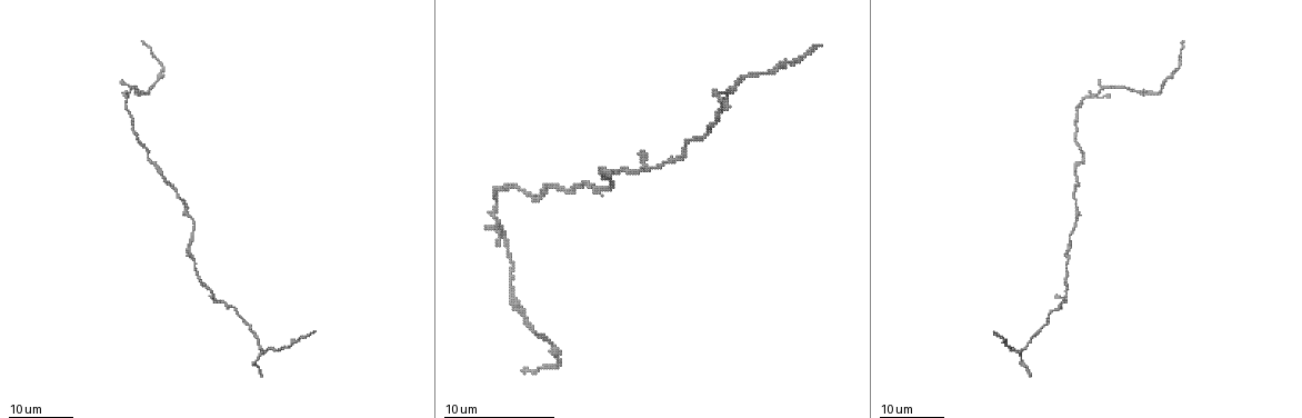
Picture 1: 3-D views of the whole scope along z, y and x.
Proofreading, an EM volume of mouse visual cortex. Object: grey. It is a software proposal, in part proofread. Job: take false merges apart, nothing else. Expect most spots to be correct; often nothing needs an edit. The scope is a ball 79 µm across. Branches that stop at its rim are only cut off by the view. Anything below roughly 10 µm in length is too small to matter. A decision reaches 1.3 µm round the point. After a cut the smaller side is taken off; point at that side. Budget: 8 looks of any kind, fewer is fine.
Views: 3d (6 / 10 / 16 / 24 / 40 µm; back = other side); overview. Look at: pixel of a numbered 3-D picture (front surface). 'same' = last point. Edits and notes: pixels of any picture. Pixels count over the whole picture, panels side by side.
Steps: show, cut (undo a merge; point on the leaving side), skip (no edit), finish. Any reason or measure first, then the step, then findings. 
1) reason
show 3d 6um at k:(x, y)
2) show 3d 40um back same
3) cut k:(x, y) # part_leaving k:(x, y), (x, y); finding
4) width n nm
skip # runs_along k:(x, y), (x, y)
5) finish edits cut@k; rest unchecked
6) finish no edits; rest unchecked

calibre changes
show 3d 24um at 1:(542, 195)

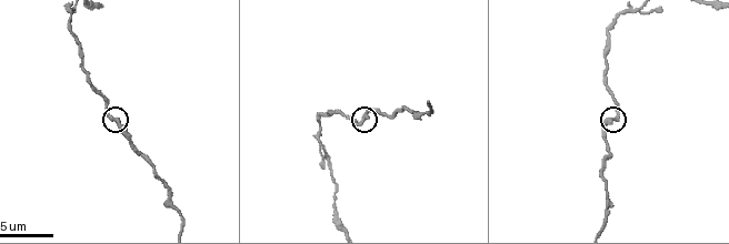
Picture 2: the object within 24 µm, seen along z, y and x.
closer look
show 3d 10um at 2:(365, 119)

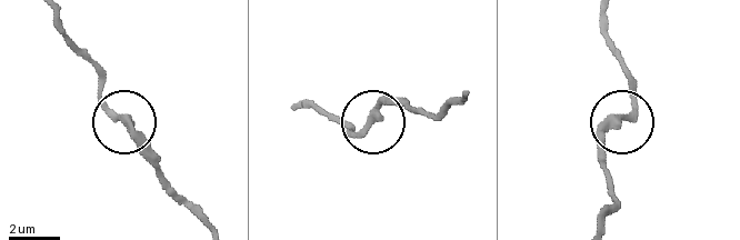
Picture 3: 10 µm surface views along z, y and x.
skip # runs_along 3:(599, 226), (612, 193), (606, 142), (629, 110), (631, 74); all the same cell

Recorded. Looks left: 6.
show 3d 10um at 2:(602, 171)

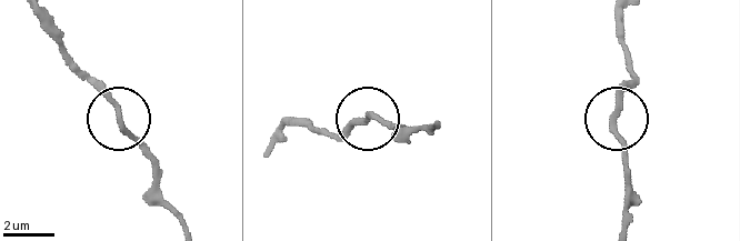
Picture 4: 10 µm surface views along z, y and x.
skip # runs_along 4:(618, 118), (618, 94), (630, 59); one cell here

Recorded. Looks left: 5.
thick turns thin
show 3d 16um at 1:(618, 170)

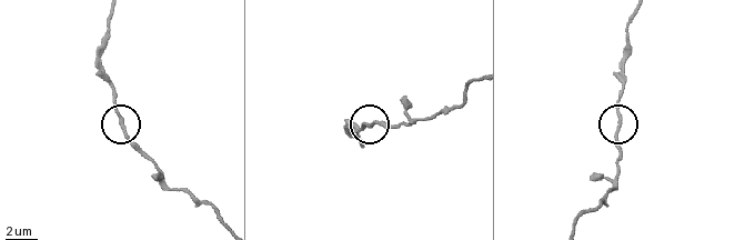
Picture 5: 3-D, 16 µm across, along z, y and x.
show 3d 10um at 5:(373, 126)

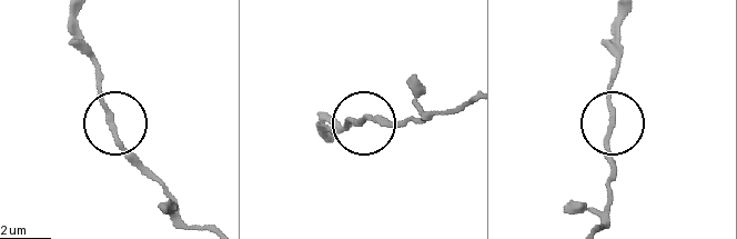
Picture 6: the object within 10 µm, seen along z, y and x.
skip # runs_along 6:(621, 19), (609, 77), (609, 189); continuous, no second cell

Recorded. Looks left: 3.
three-way junction
show 3d 10um at 2:(324, 148)

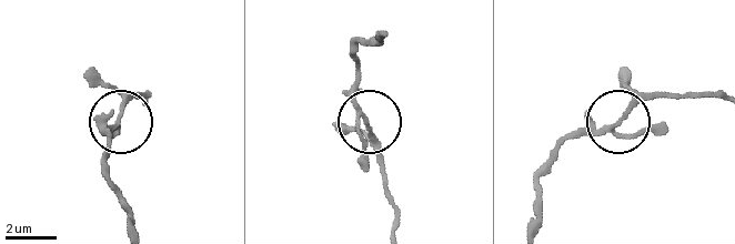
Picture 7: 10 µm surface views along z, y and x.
skip # runs_along 7:(384, 36), (353, 56), (353, 100), (382, 161); one cell here

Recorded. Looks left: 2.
finish no edits; rest unchecked

